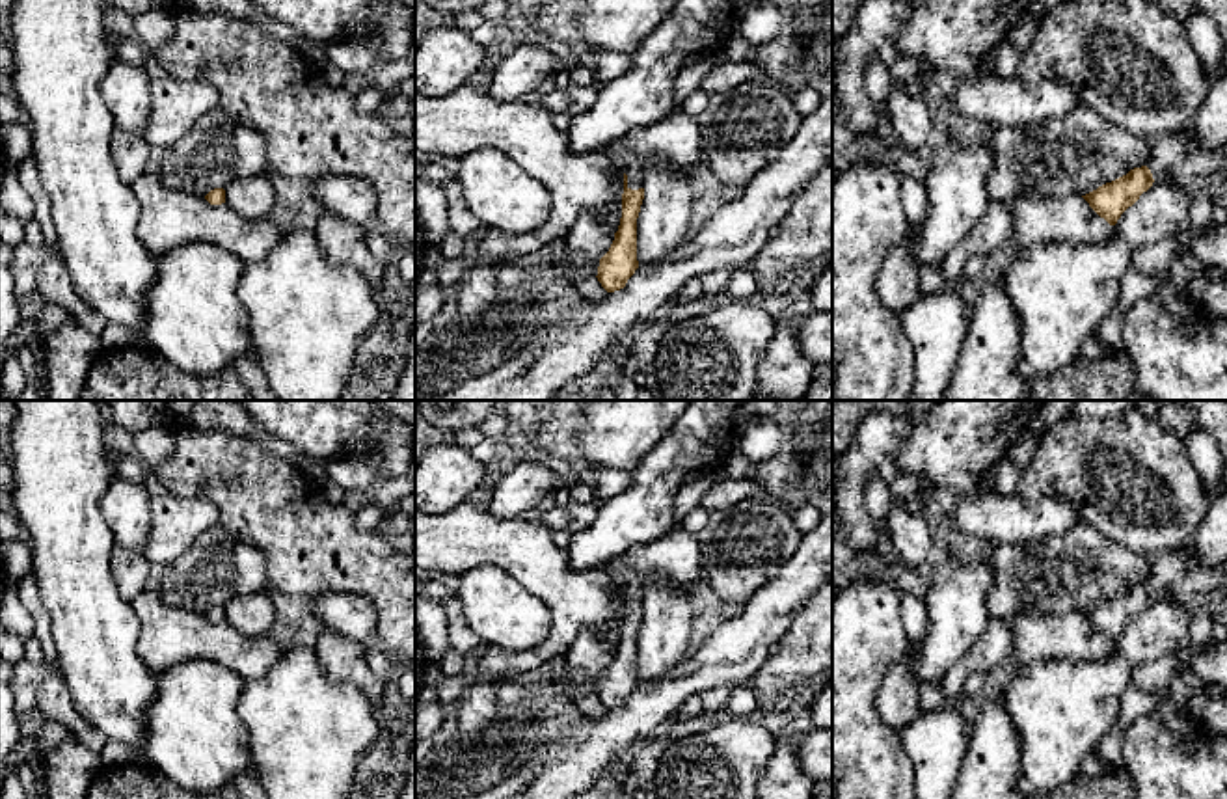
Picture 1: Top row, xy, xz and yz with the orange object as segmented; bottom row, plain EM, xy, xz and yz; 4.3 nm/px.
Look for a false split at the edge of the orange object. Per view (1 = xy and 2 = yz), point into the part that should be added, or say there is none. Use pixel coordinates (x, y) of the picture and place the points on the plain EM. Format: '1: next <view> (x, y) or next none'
1: next none
2: next yz (1175, 574)

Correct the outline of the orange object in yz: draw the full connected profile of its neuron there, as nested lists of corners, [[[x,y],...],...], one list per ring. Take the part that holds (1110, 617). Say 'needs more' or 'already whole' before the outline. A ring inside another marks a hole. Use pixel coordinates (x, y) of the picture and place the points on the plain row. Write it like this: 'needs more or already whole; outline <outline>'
needs more; outline [[[1188,548],[1149,555],[1153,574],[1147,583],[1134,585],[1126,592],[1082,613],[1089,624],[1115,643],[1121,631],[1132,624],[1156,598],[1201,603],[1227,594],[1227,564],[1218,570],[1197,566],[1195,553]]]

